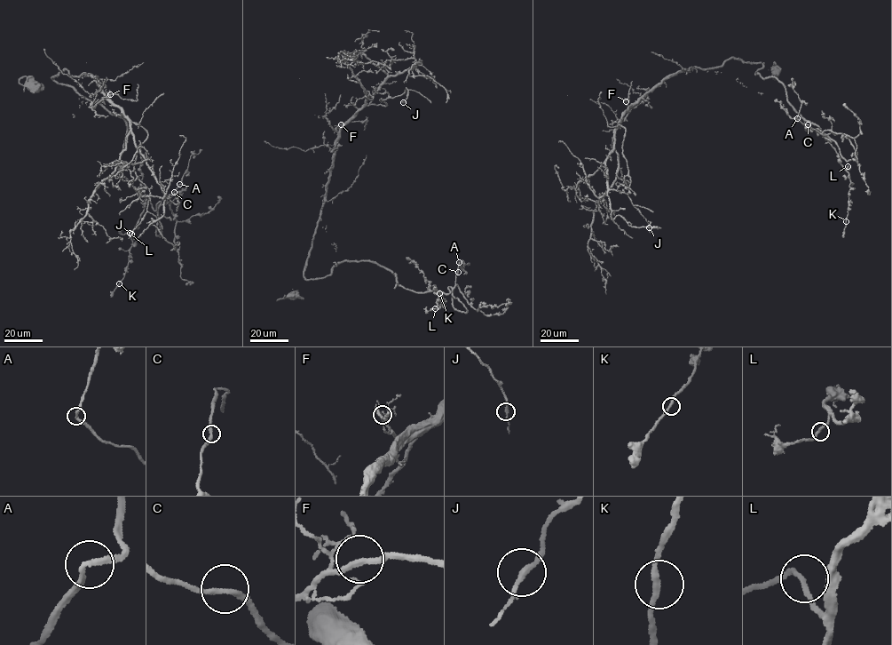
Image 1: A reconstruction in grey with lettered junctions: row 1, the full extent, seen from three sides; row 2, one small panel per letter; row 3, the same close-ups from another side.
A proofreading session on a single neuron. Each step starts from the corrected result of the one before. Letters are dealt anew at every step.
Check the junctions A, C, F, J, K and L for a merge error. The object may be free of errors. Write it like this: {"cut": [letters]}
{"cut": []}

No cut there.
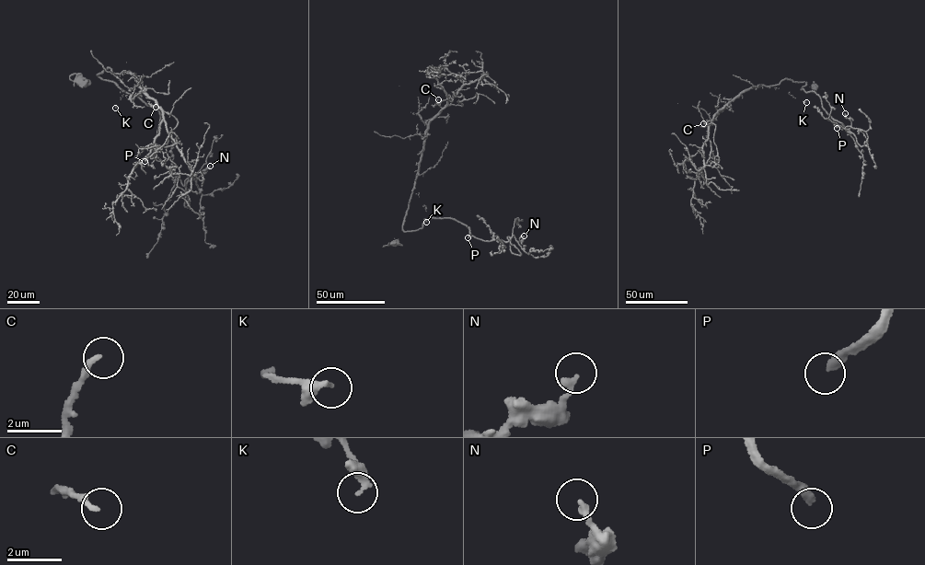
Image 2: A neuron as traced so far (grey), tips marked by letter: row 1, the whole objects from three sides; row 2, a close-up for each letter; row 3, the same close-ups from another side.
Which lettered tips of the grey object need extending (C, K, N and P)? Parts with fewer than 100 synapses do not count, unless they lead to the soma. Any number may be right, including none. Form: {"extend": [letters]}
{"extend": ["P"]}

